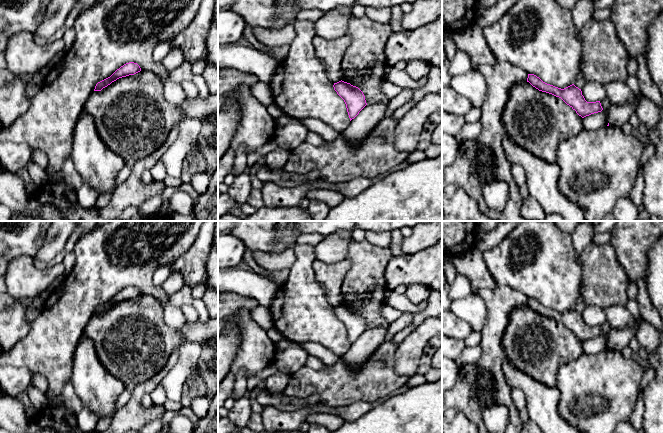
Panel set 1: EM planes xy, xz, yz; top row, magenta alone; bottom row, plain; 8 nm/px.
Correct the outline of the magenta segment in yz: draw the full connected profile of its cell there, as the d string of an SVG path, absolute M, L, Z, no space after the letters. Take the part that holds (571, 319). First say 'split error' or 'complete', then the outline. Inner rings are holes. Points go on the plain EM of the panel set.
complete; M528 298L527 306L539 315L552 318L561 322L567 329L569 329L582 342L603 334L600 325L587 326L582 319L581 313L574 308L561 313L553 309L543 306L534 298Z

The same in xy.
complete; M129 286L117 293L110 301L98 306L95 310L94 315L101 315L103 312L110 309L112 306L119 302L134 299L141 295L140 290L137 287Z

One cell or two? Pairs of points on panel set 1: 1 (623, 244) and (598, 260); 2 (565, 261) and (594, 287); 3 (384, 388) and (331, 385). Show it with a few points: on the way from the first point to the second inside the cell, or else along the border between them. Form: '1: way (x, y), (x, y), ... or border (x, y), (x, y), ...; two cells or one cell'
1: border (609, 241), (616, 259), (624, 271); two cells
2: border (581, 265), (581, 283), (578, 291); two cells
3: way (371, 385), (344, 385); one cell

